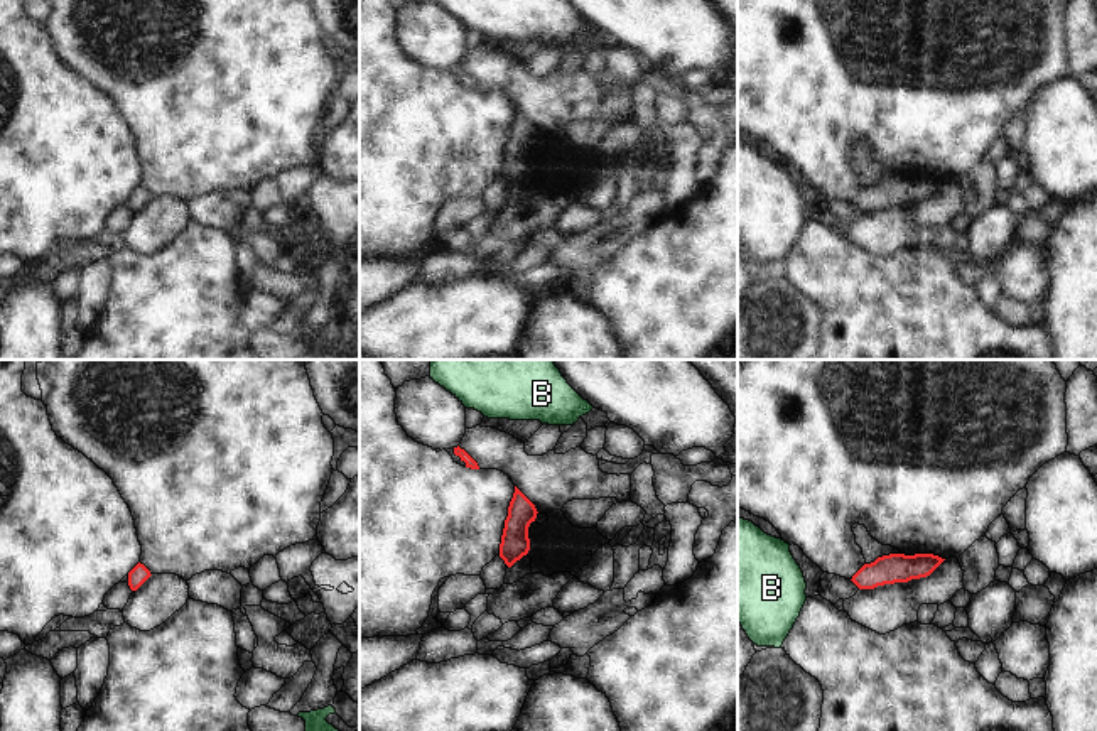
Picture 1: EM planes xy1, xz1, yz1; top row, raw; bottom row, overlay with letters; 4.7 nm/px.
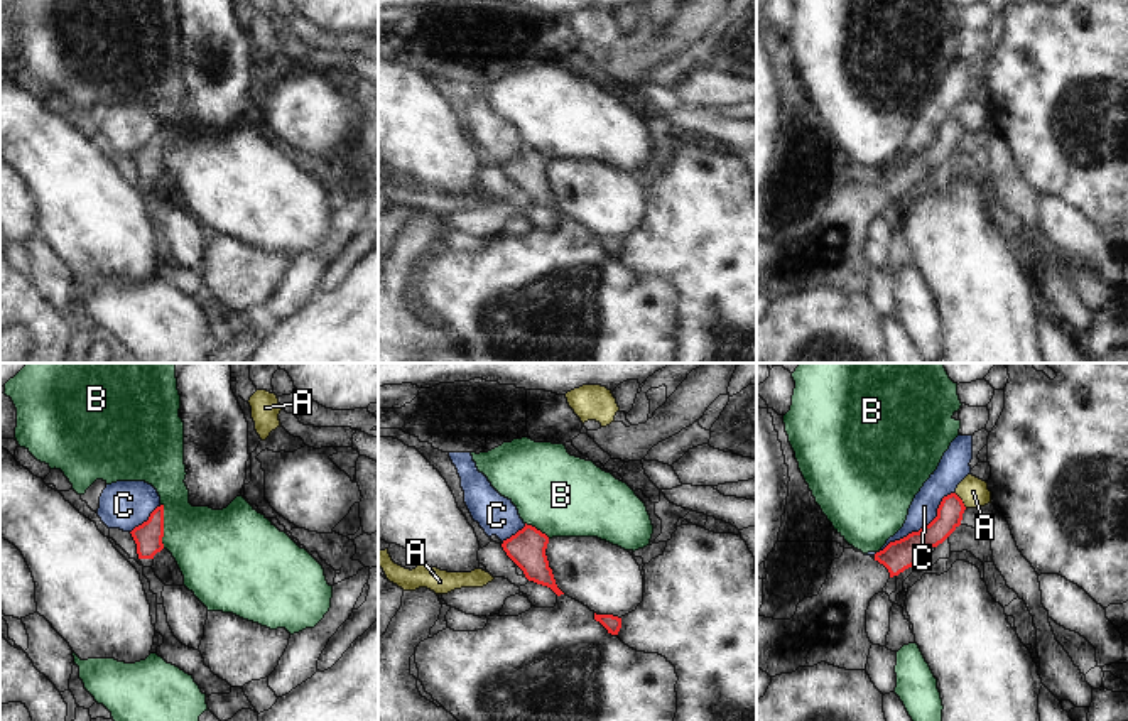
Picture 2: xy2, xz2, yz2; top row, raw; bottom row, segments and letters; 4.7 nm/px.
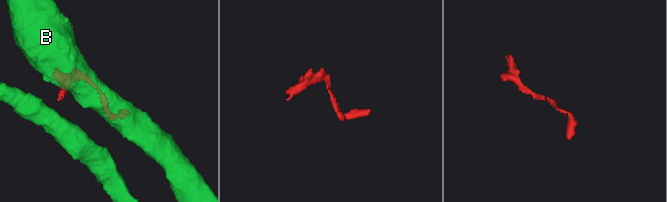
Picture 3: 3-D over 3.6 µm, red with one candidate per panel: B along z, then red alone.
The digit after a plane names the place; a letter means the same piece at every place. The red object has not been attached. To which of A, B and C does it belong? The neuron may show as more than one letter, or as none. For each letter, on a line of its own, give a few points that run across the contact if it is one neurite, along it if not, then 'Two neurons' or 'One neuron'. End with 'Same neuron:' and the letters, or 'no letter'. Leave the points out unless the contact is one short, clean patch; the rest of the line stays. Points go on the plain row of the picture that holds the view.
A: Two neurons
B: Line: xy2 (161, 125), (164, 169). Two neurons
C: Two neurons
Same neuron: no letter.

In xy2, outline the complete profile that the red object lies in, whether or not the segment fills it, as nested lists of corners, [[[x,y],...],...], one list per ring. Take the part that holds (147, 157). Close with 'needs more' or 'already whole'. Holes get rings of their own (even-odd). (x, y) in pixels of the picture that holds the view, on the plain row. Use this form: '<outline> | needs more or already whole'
[[[164,127],[157,128],[149,142],[135,149],[130,155],[137,165],[138,181],[154,181],[164,171]]] | already whole

